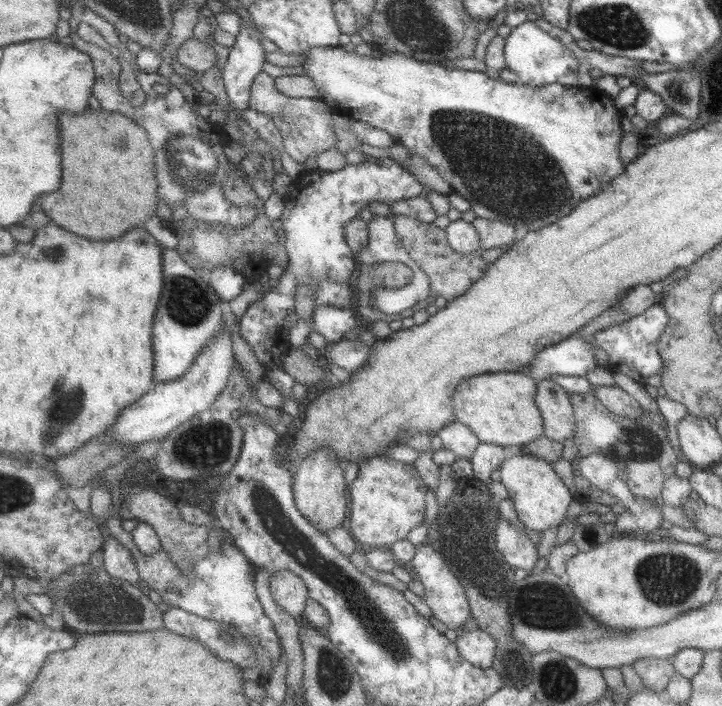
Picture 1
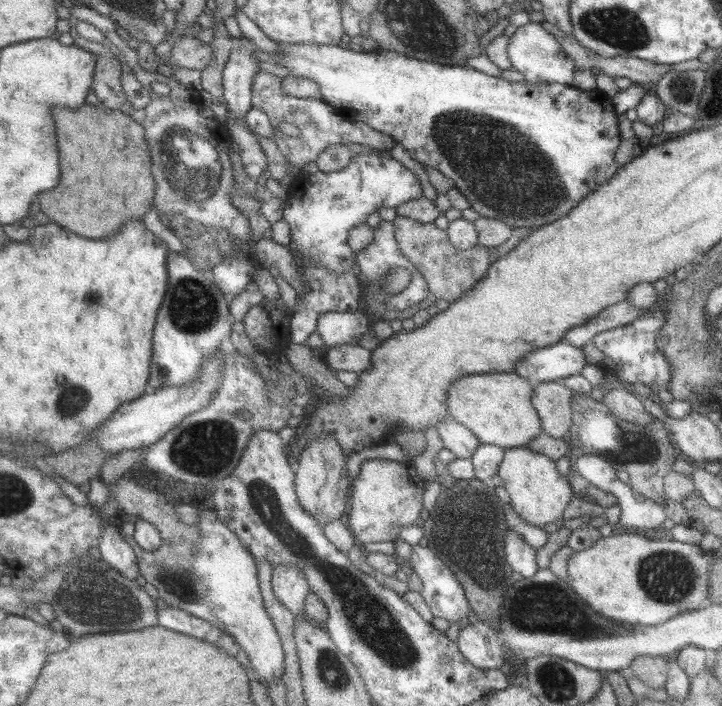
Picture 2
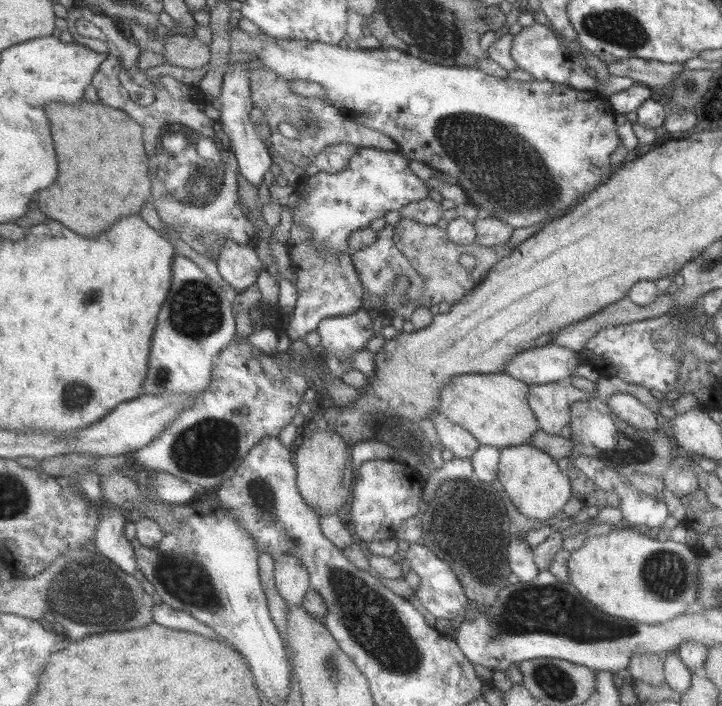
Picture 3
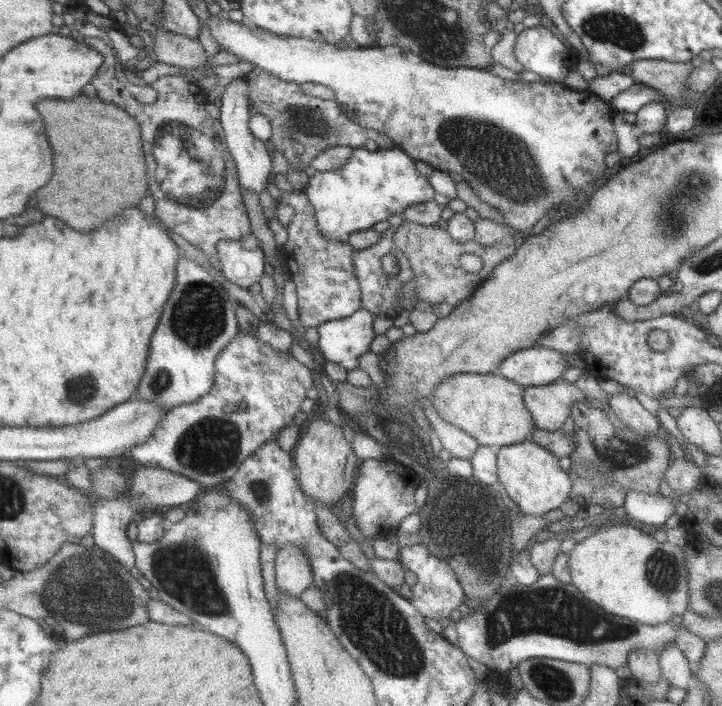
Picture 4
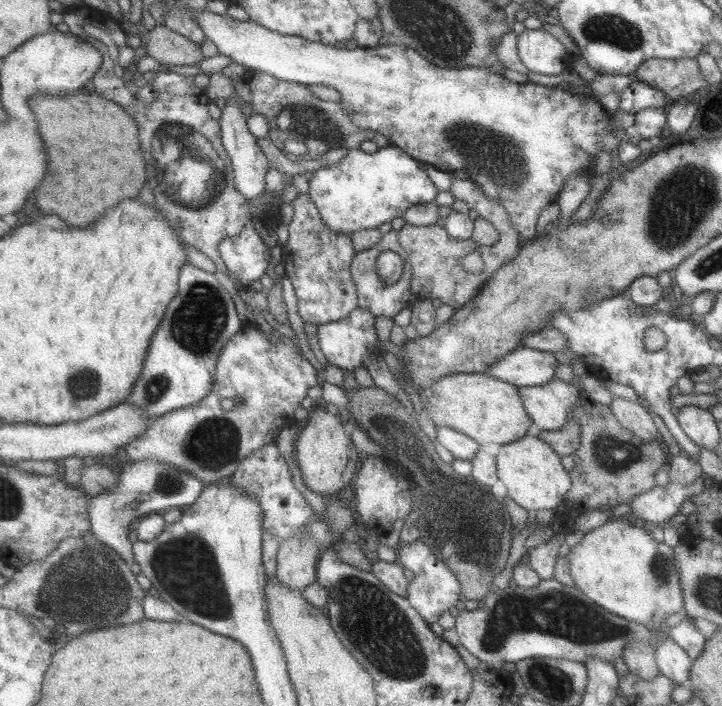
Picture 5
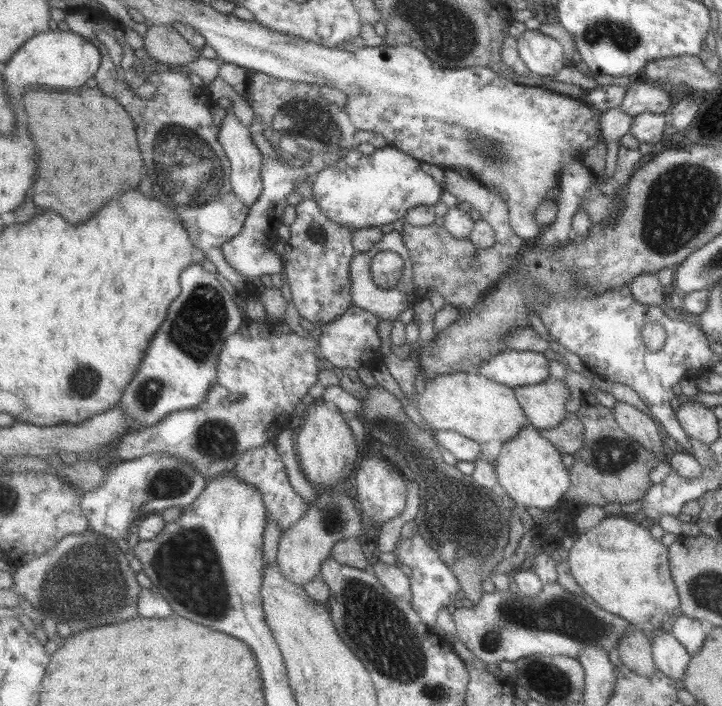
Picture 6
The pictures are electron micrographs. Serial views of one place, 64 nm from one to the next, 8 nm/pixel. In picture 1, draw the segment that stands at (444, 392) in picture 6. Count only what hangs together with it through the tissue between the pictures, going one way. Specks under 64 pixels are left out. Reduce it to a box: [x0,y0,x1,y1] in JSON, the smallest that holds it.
[455,372,543,450]

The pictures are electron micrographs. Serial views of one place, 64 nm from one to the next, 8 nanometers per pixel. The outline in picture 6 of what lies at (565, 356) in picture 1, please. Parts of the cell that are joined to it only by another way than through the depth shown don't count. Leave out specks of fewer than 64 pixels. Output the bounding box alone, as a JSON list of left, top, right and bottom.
[477,350,549,388]

